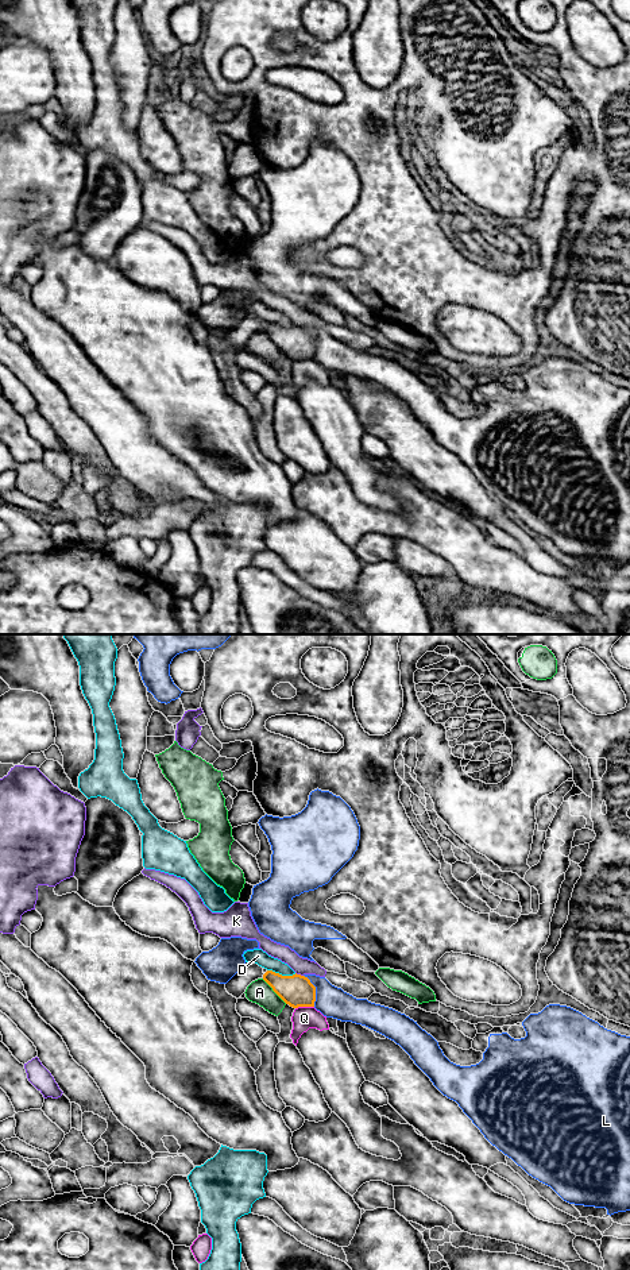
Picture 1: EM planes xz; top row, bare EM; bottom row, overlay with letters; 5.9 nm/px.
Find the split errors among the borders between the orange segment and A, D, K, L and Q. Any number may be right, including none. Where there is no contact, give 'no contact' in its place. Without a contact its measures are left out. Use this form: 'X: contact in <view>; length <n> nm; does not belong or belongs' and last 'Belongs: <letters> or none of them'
A: contact in xz; length 220 nm; does not belong
D: contact in xz; length 180 nm; does not belong
K: contact in xz; length 50 nm; does not belong
L: contact in xz; length 200 nm; does not belong
Q: contact in xz; length 110 nm; does not belong
Belongs: none of them

